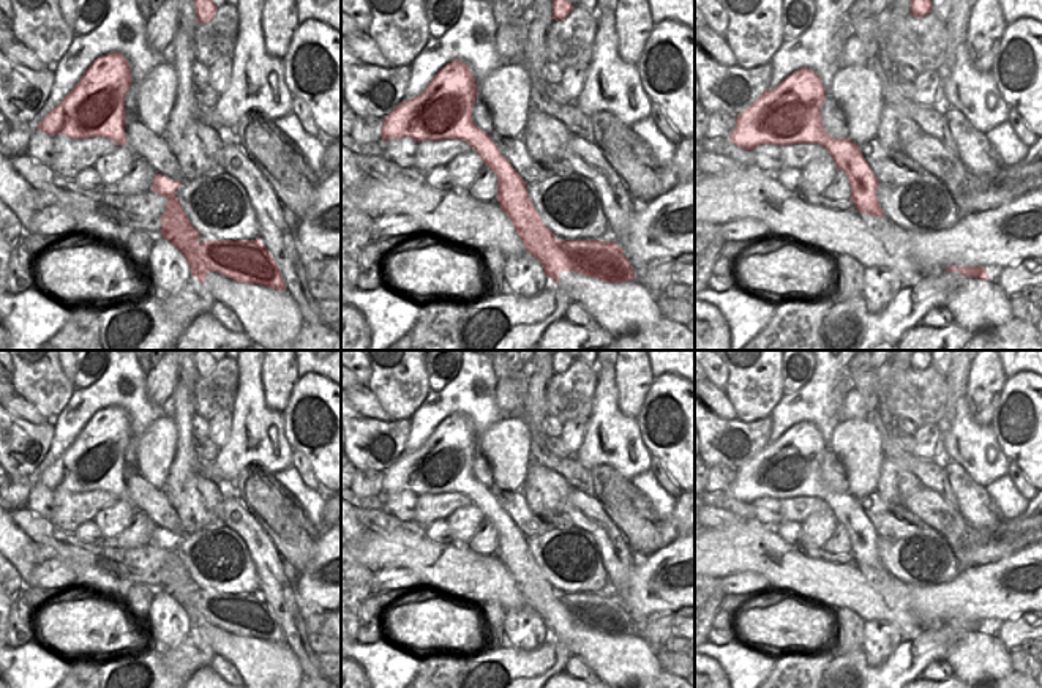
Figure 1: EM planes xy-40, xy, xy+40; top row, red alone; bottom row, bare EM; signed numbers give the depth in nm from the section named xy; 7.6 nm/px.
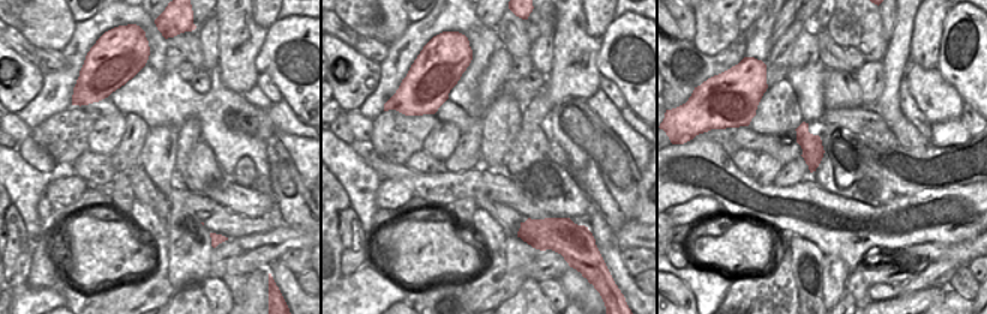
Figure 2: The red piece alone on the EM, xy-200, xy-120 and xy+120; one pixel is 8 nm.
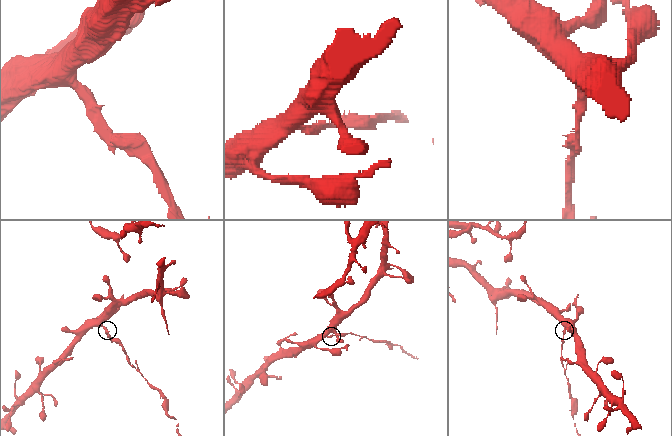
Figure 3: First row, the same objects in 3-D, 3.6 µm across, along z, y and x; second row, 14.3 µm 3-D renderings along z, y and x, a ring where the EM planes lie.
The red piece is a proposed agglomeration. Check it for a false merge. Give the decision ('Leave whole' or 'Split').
Split

